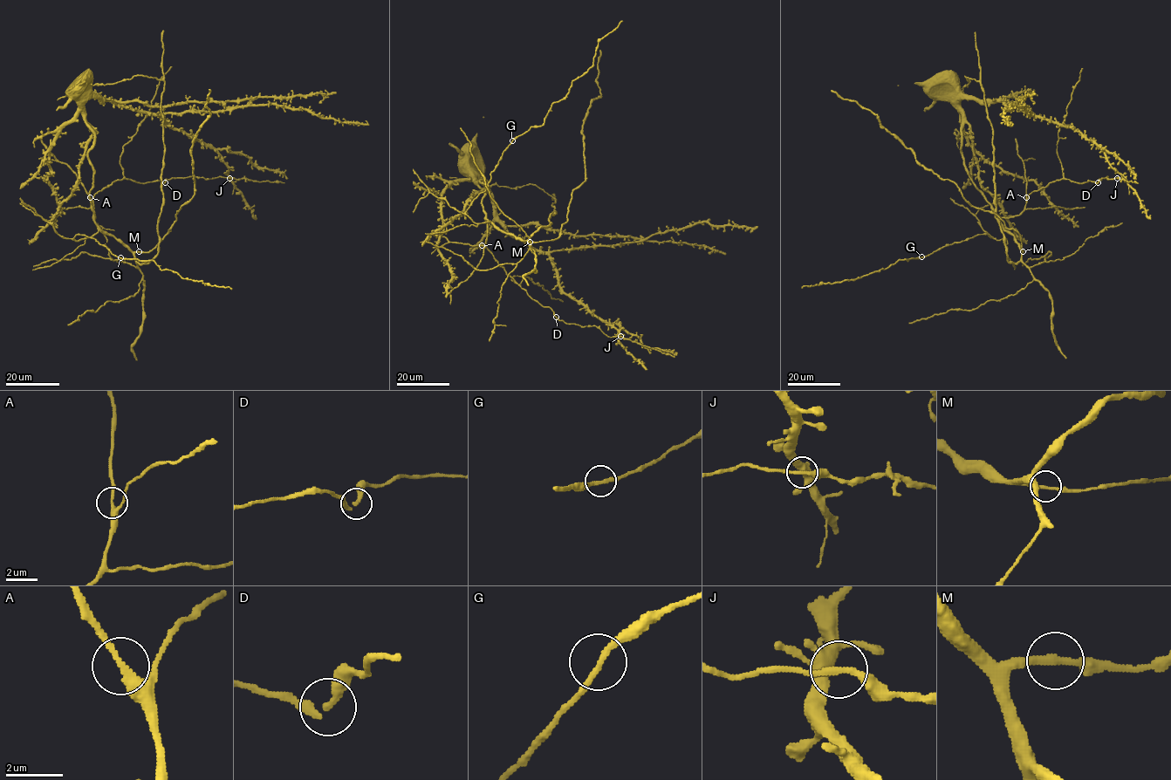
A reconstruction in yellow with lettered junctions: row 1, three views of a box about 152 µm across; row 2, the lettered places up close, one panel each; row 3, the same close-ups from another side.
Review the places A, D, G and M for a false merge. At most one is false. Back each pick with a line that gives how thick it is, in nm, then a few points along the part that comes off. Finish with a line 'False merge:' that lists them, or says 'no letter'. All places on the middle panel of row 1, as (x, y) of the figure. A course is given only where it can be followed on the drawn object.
False merge: no letter

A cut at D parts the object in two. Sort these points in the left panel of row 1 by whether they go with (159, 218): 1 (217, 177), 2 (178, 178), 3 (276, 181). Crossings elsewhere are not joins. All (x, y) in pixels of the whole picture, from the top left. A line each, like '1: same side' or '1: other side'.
1: other side
2: other side
3: other side

